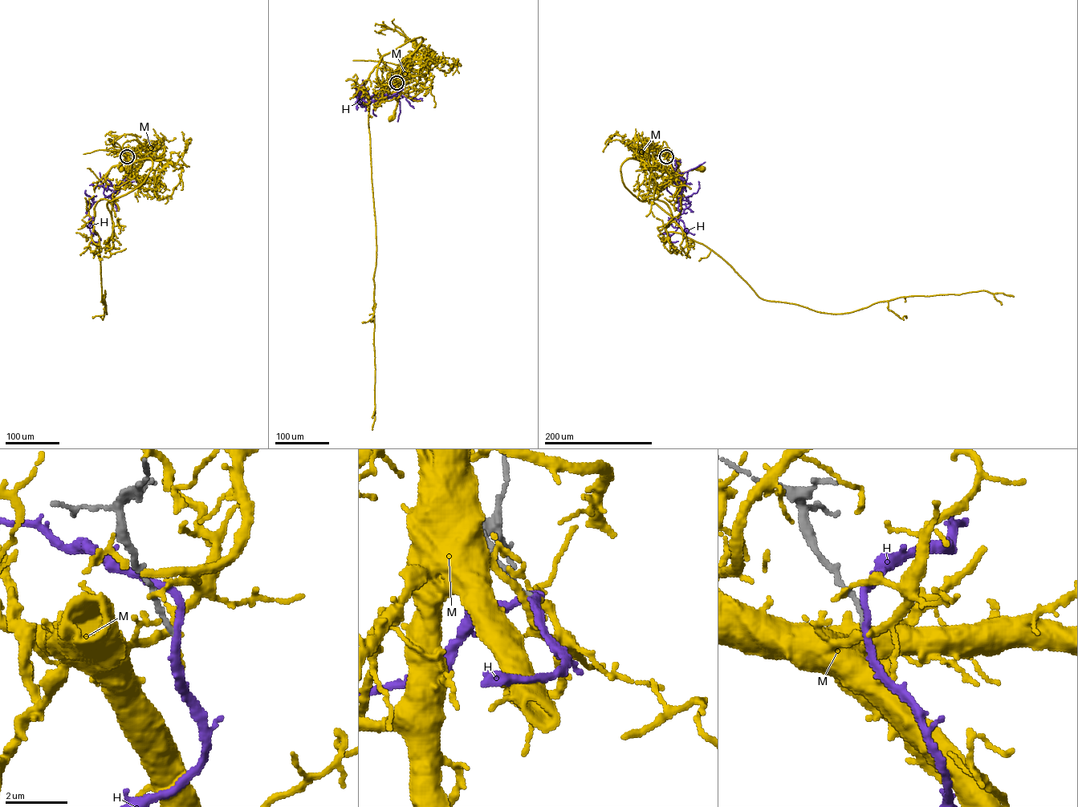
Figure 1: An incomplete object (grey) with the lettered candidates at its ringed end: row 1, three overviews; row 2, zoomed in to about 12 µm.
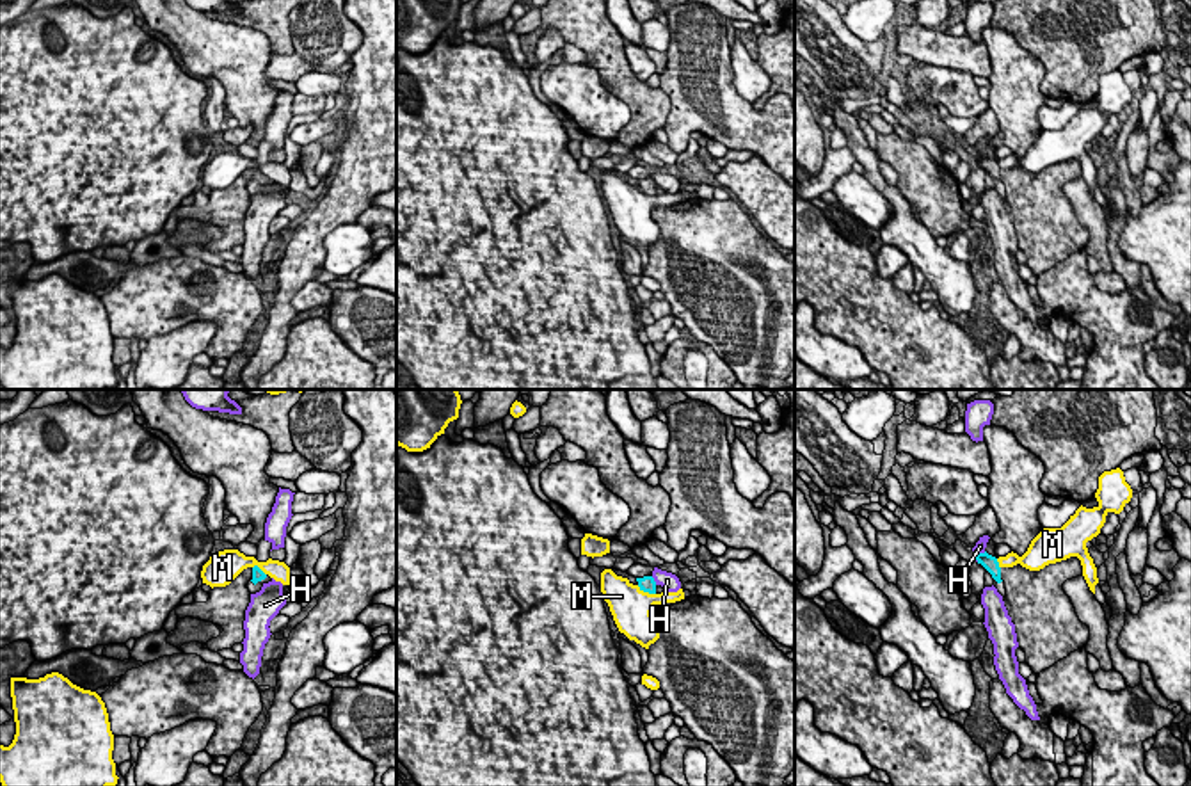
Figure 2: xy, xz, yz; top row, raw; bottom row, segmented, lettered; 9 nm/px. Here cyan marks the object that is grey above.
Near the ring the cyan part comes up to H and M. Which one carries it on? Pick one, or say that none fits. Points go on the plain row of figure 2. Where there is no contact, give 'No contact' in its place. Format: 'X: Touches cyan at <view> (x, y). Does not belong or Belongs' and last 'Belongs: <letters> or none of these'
H: Touches cyan at xz (653, 182). Does not belong
M: Touches cyan at xz (646, 192). Does not belong
Belongs: none of these

